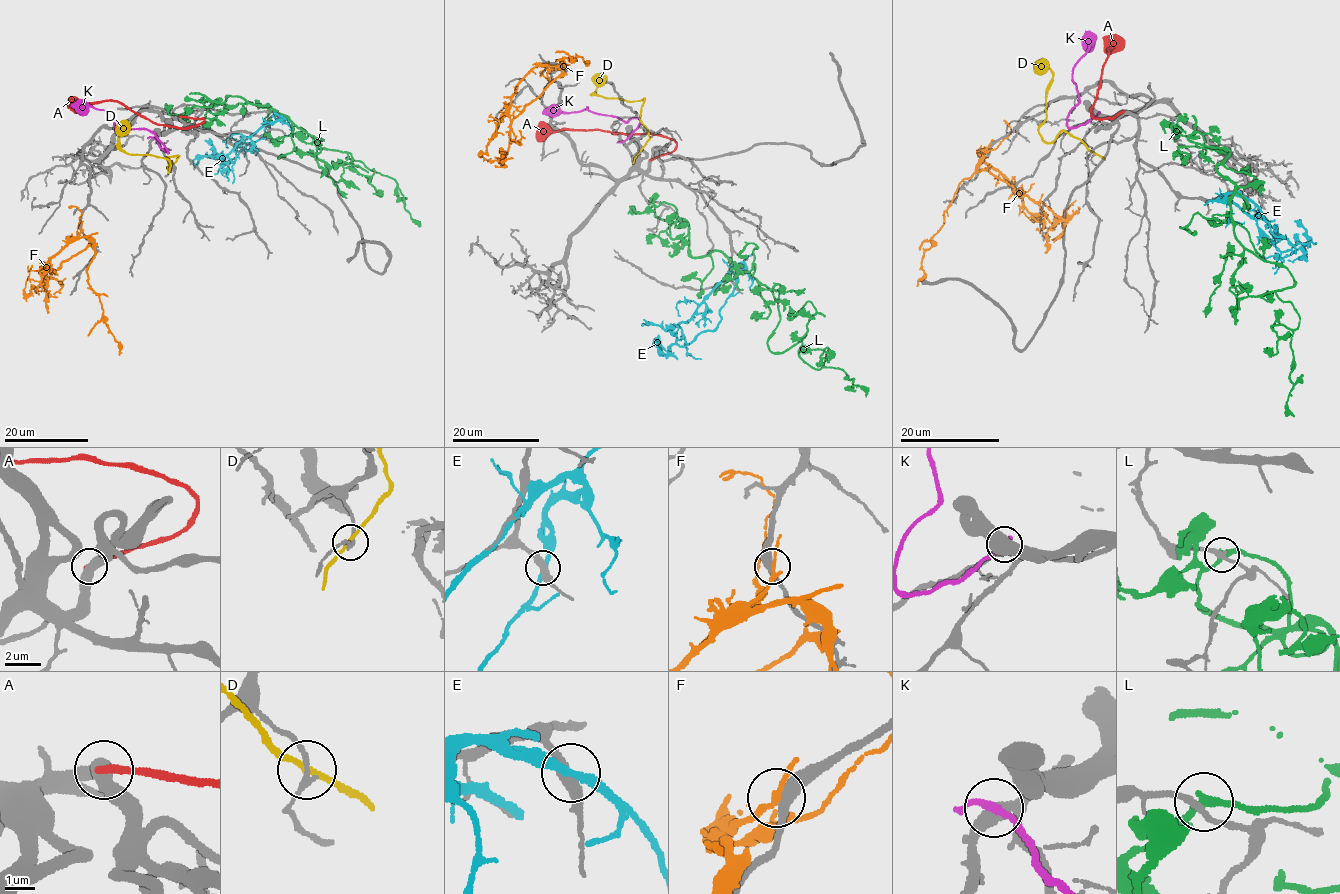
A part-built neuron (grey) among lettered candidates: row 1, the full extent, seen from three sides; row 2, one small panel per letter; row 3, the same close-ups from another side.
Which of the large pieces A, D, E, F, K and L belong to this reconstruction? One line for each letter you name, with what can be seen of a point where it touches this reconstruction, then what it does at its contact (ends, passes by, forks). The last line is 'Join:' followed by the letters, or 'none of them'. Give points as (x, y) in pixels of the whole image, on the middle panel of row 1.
Join: none of them

